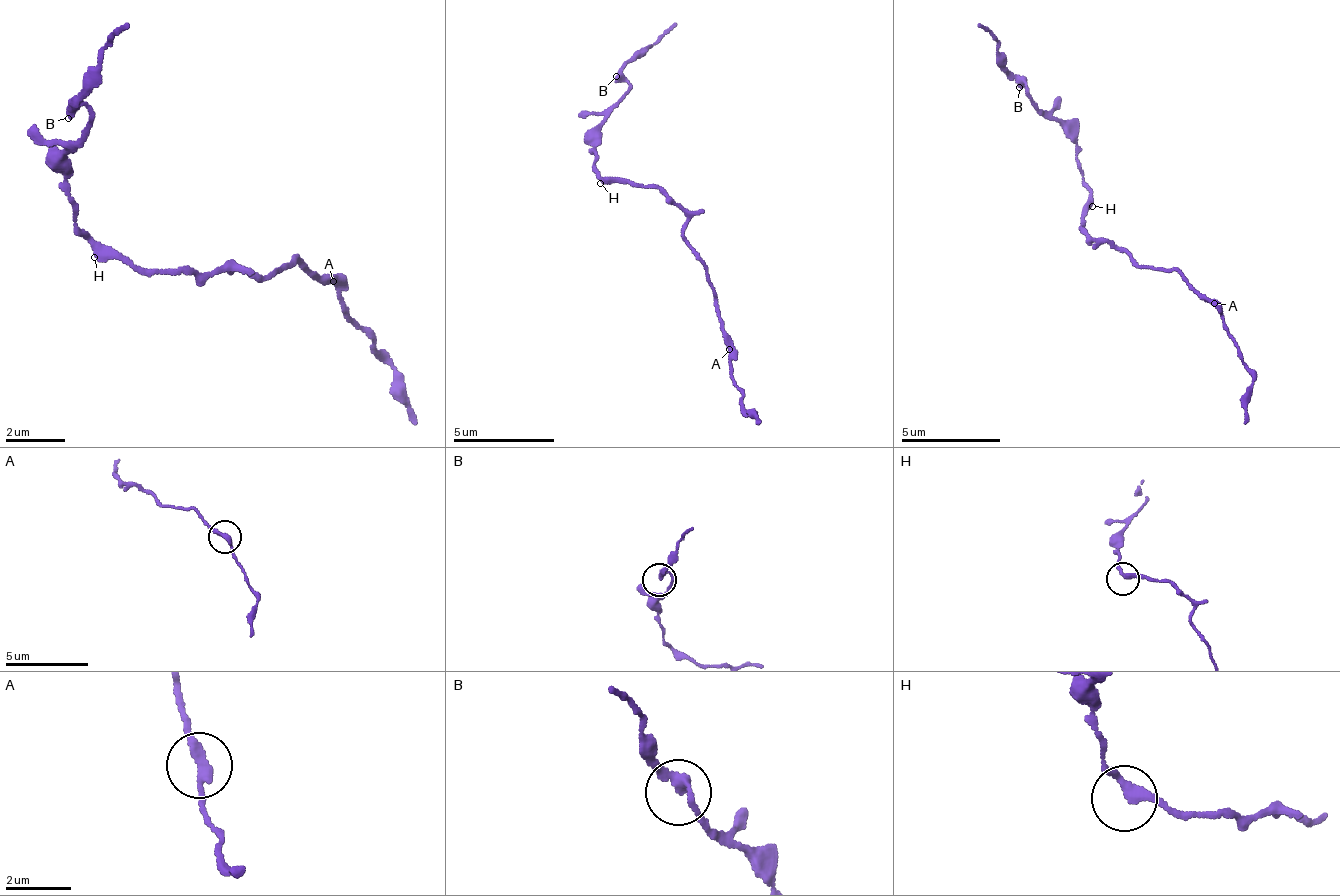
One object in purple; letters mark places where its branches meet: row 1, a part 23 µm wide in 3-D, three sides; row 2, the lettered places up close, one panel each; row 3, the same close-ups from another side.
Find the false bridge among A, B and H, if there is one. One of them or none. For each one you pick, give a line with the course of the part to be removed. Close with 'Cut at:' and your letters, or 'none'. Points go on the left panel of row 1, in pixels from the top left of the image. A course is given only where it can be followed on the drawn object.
Cut at: none

